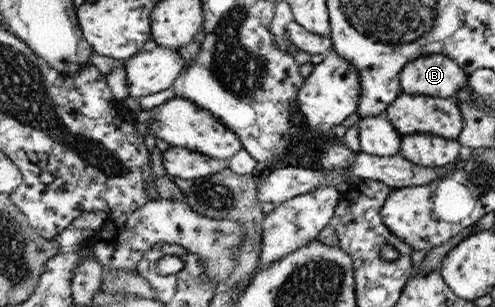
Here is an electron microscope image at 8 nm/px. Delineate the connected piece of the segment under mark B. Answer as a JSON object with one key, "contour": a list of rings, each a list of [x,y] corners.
{"contour":[[[444,54],[423,55],[412,60],[404,66],[399,77],[402,93],[443,97],[449,100],[455,100],[461,88],[468,84],[468,74],[457,64],[456,60]]]}

